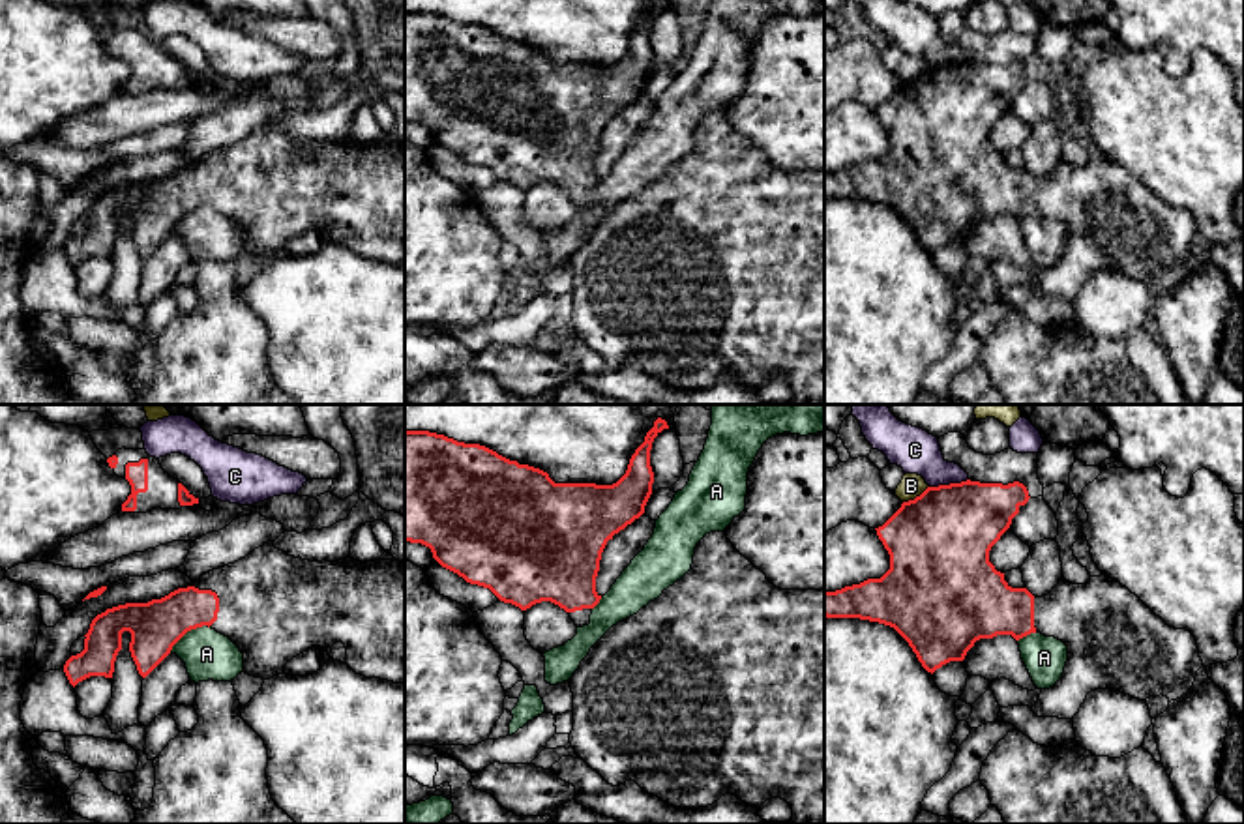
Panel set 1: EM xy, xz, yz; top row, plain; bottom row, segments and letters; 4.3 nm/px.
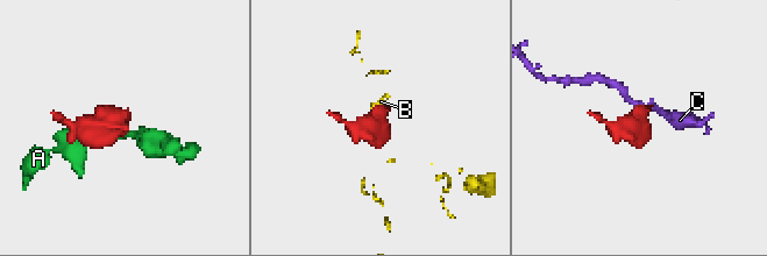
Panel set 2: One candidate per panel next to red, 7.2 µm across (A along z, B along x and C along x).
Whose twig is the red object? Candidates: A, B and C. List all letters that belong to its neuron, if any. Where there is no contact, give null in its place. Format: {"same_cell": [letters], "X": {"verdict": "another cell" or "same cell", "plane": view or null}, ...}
{"same_cell": [], "A": {"verdict": "another cell", "plane": "xy"}, "B": {"verdict": "another cell", "plane": "yz"}, "C": {"verdict": "another cell", "plane": "yz"}}

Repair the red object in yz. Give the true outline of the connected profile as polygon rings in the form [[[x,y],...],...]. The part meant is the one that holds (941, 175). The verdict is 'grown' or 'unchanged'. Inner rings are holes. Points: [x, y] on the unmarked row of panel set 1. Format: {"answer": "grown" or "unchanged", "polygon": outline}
{"answer": "grown", "polygon": [[[961,62],[927,67],[914,81],[901,88],[877,110],[879,120],[890,135],[890,150],[881,159],[867,159],[860,165],[824,172],[826,199],[860,199],[894,208],[912,228],[927,253],[935,253],[950,242],[963,242],[967,232],[980,219],[1012,215],[1015,221],[1040,212],[1068,227],[1068,242],[1062,258],[1049,270],[1042,270],[1032,292],[1038,298],[1074,300],[1094,270],[1113,270],[1133,279],[1167,277],[1169,283],[1180,279],[1195,262],[1203,245],[1195,217],[1186,210],[1169,208],[1135,174],[1107,155],[1090,157],[1085,165],[1070,165],[1064,157],[1042,178],[1034,178],[1027,169],[1012,169],[1004,154],[989,142],[991,127],[1010,109],[1012,99],[1029,82],[1023,64],[980,64]]]}

